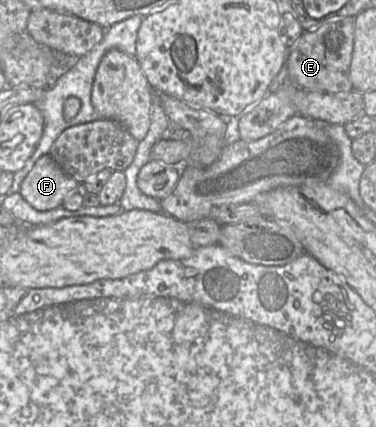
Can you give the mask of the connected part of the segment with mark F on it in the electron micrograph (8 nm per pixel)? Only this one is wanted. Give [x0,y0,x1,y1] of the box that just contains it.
[21,154,79,211]

